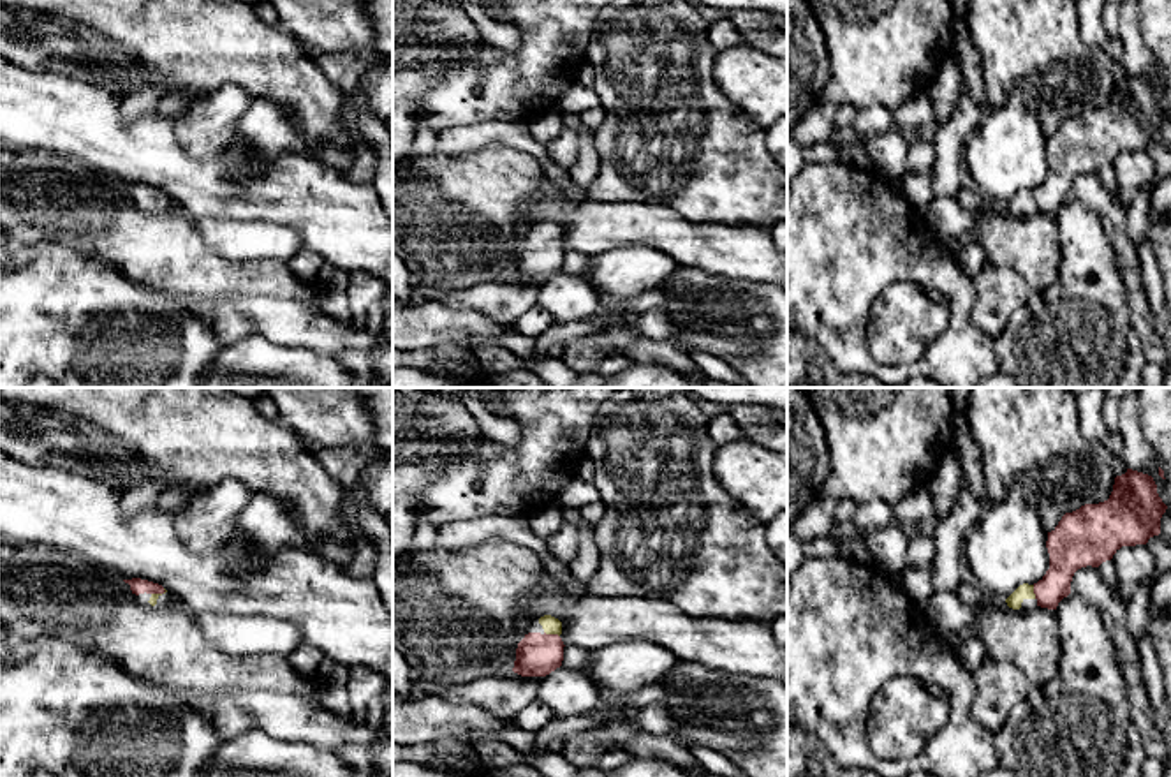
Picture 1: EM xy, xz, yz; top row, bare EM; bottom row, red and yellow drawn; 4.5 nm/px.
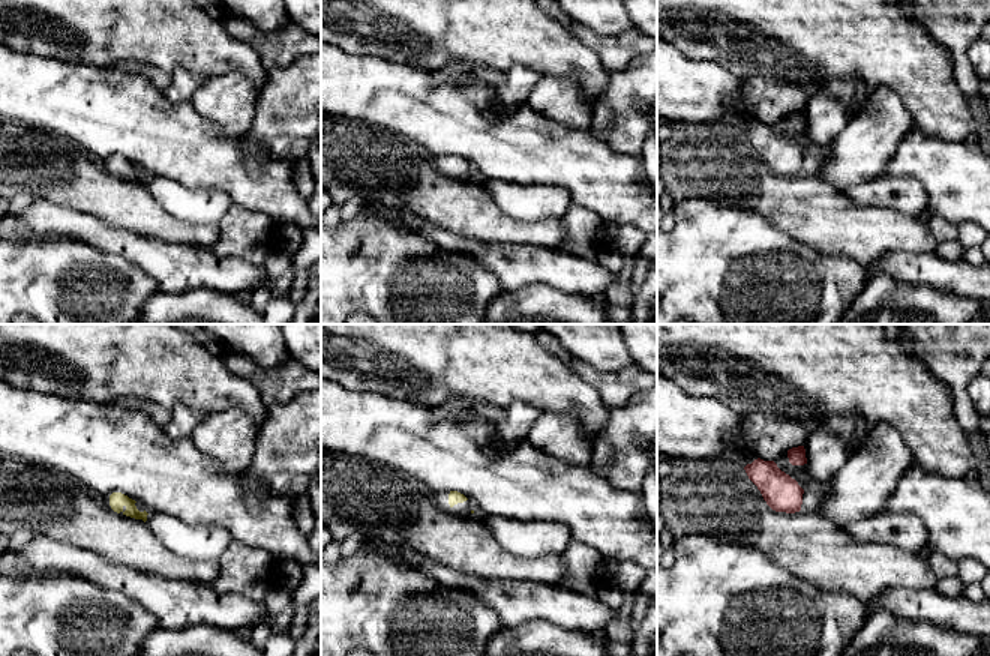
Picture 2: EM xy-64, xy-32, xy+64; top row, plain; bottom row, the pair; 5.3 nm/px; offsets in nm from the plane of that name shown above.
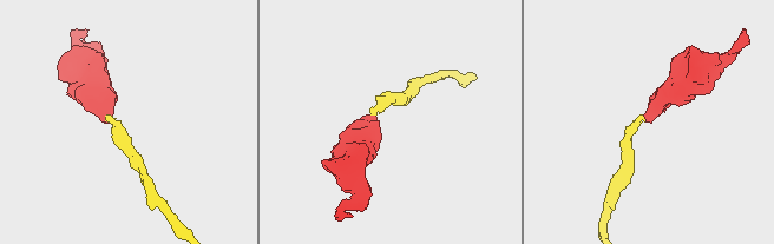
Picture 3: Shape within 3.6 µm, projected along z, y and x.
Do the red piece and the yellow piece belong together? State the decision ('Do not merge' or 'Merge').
Merge

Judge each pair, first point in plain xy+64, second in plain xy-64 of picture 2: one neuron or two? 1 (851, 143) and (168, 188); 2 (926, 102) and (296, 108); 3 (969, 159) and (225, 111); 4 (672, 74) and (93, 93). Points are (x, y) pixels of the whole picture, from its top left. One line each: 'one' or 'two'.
1: two
2: two
3: two
4: one

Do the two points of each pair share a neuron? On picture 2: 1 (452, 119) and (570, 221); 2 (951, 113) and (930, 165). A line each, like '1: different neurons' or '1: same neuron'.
1: different neurons
2: different neurons

